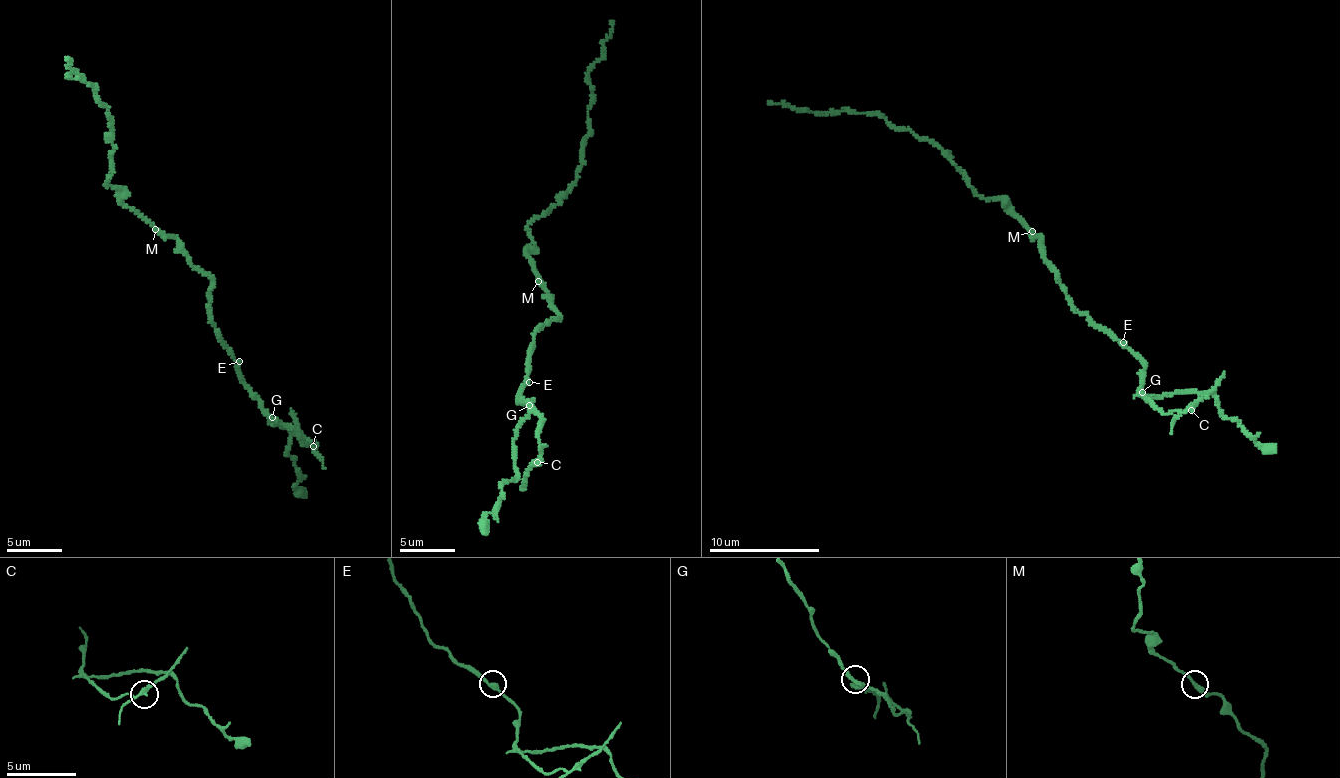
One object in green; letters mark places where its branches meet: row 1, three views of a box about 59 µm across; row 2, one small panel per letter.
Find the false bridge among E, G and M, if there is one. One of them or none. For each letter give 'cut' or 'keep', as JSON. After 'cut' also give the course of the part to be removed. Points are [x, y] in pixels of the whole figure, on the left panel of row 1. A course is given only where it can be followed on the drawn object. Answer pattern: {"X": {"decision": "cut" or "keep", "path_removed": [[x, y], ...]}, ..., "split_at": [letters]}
{"E": {"decision": "keep"}, "G": {"decision": "cut", "path_removed": [[271, 418], [296, 433], [305, 445], [315, 445], [298, 426], [291, 409]]}, "M": {"decision": "keep"}, "split_at": ["G"]}

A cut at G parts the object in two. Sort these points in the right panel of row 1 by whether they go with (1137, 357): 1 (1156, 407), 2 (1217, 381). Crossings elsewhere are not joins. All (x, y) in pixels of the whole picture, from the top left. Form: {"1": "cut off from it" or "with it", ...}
{"1": "cut off from it", "2": "cut off from it"}

